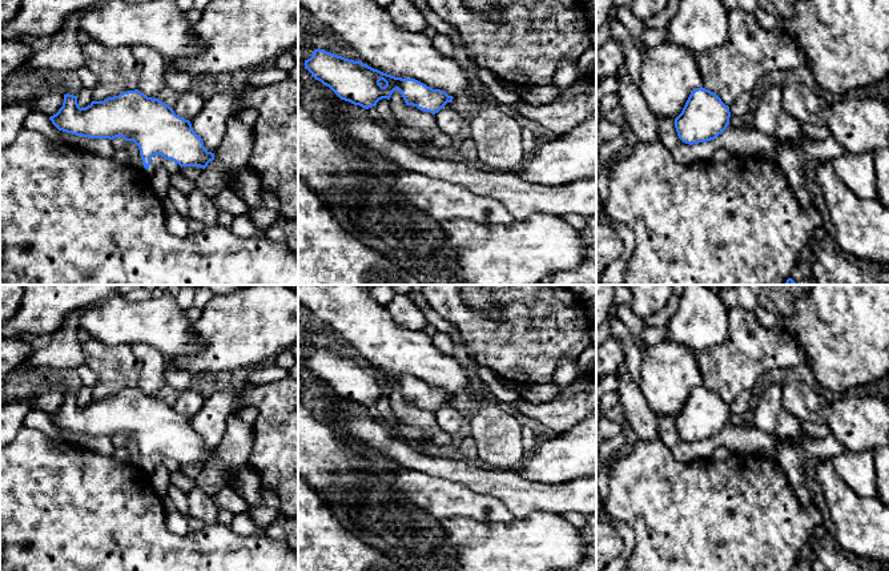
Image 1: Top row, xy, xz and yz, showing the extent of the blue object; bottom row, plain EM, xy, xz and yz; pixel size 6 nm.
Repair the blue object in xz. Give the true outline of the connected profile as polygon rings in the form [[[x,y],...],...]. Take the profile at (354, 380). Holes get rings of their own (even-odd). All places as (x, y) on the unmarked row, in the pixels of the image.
[[[314,347],[310,357],[305,358],[305,367],[311,374],[329,385],[341,398],[359,403],[365,407],[375,405],[382,397],[390,398],[394,389],[399,389],[406,403],[417,405],[423,410],[438,411],[452,394],[444,389],[433,387],[415,377],[402,377],[362,359]]]

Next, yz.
[[[700,385],[691,390],[681,411],[675,417],[679,437],[689,443],[715,438],[729,423],[729,405]]]

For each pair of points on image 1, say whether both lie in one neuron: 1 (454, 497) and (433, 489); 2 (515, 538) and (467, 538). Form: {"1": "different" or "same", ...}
{"1": "same", "2": "same"}

